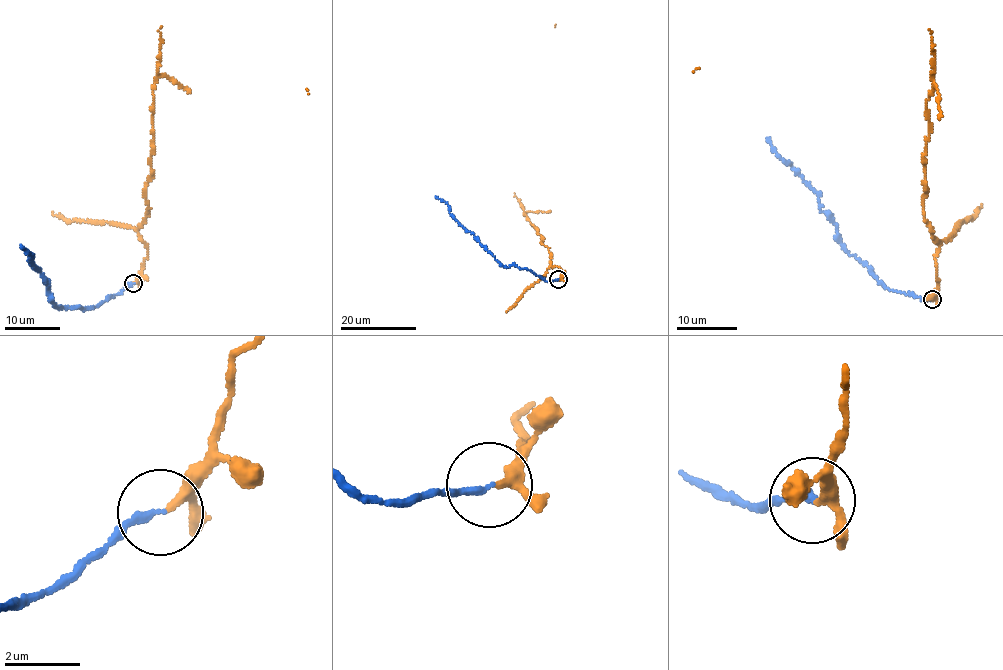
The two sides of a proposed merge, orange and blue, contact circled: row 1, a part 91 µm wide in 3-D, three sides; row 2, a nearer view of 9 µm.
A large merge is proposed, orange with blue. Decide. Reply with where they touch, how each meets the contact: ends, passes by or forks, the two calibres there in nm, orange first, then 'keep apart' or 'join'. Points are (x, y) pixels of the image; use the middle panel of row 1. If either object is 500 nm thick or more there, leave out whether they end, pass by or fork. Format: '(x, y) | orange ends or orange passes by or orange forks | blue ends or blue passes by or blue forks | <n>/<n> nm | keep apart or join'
(558, 279) | orange passes by | blue ends | 180/170 nm | join

